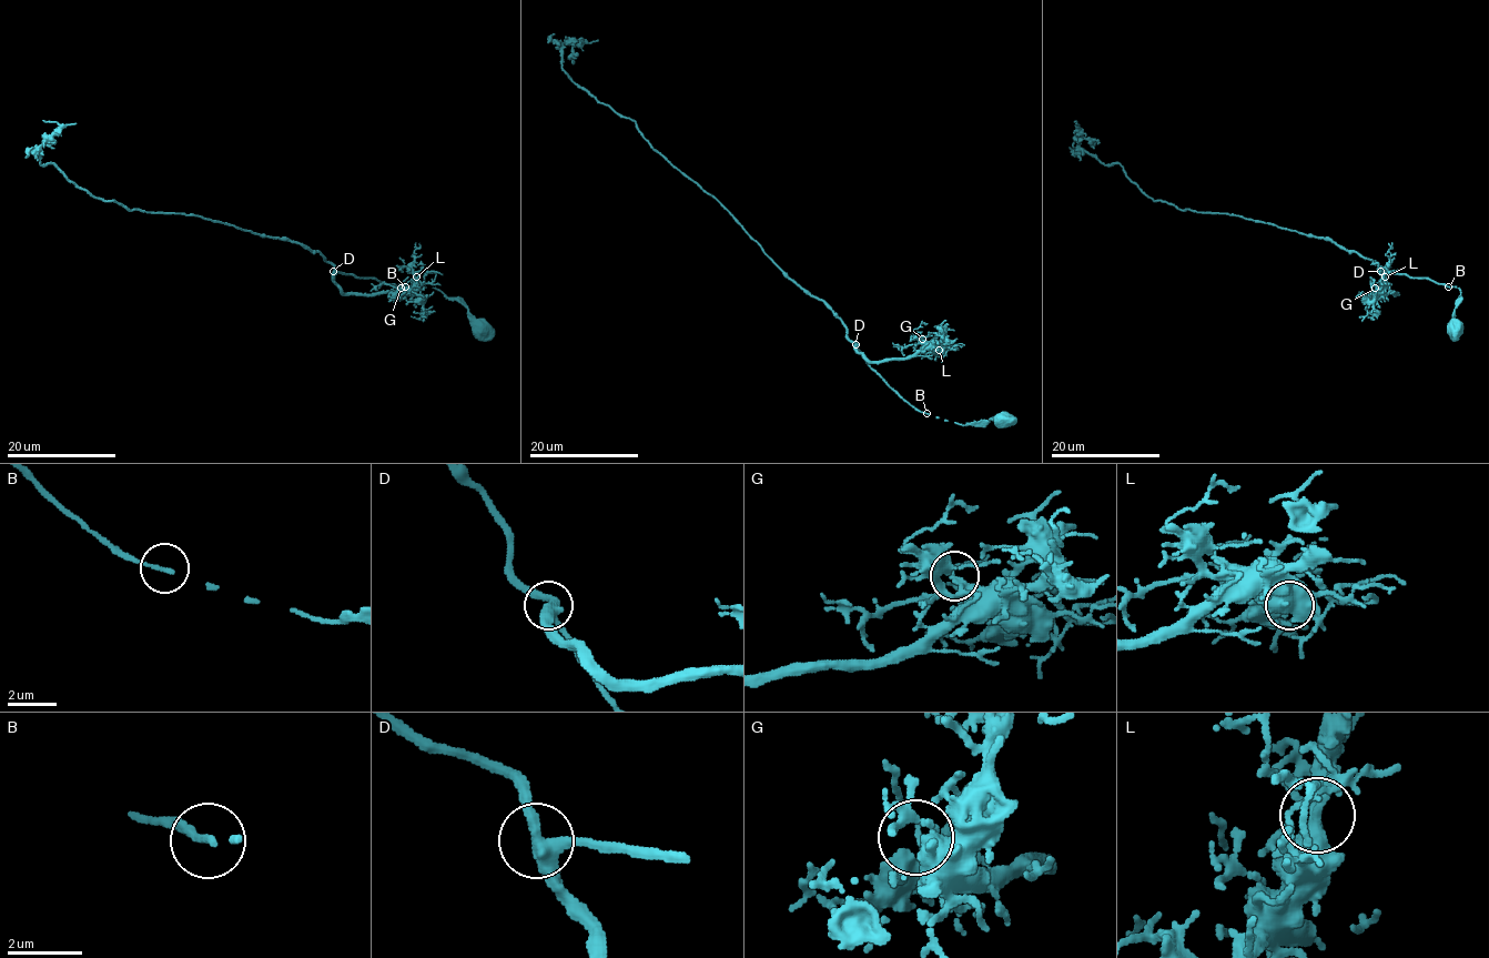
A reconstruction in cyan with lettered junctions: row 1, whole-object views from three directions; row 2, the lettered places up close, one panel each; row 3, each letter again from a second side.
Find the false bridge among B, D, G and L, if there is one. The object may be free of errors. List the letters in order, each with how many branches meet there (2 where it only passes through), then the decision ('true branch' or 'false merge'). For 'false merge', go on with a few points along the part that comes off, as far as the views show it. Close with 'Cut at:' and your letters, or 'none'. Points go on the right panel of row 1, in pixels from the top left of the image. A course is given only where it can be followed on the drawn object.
B: branches 1; true branch
D: branches 3; true branch
G: branches 2; true branch
L: branches 4; true branch
Cut at: none

